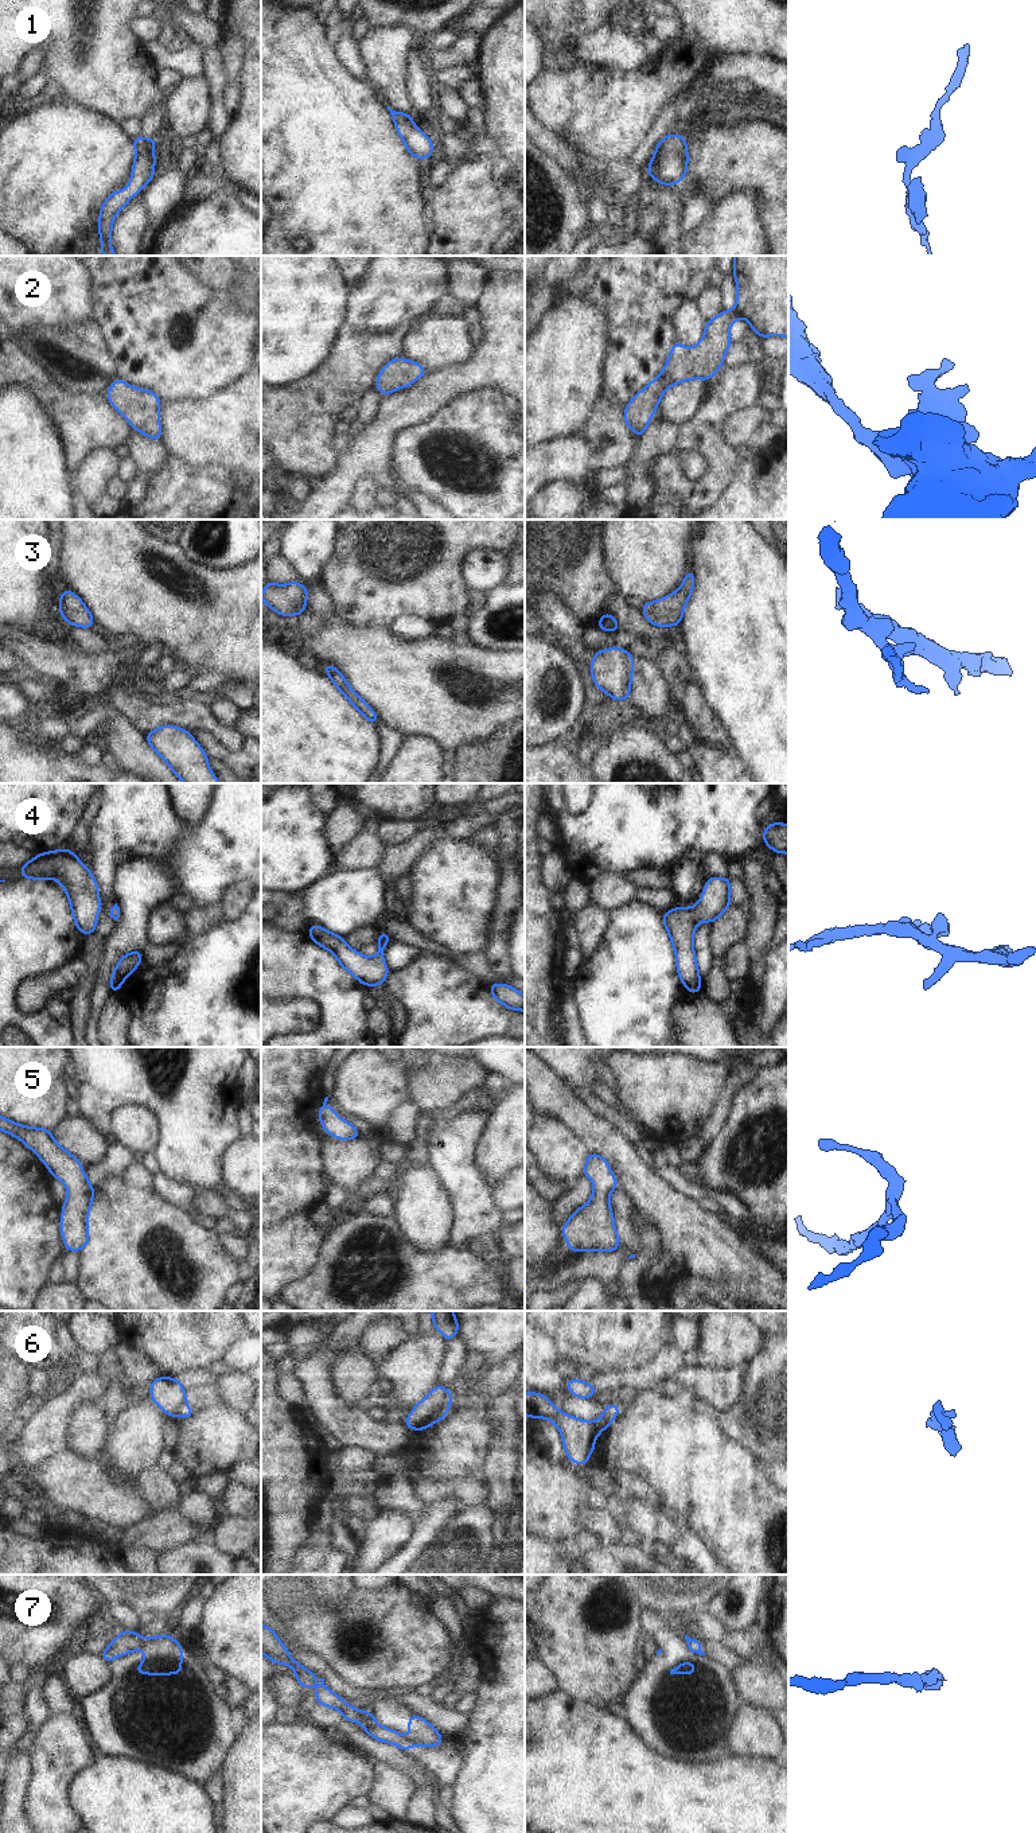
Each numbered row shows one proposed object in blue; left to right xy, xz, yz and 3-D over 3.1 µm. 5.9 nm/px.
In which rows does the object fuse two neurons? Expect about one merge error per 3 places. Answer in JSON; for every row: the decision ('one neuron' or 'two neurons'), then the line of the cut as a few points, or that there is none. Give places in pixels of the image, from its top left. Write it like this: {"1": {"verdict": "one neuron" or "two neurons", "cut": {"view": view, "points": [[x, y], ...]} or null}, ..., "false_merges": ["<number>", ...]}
{"1": {"verdict": "one neuron", "cut": null}, "2": {"verdict": "one neuron", "cut": null}, "3": {"verdict": "one neuron", "cut": null}, "4": {"verdict": "one neuron", "cut": null}, "5": {"verdict": "one neuron", "cut": null}, "6": {"verdict": "two neurons", "cut": {"view": "xy", "points": [[186, 1404], [186, 1408], [179, 1415]]}}, "7": {"verdict": "two neurons", "cut": {"view": "xy", "points": [[143, 1641], [135, 1649]]}}, "false_merges": ["6", "7"]}

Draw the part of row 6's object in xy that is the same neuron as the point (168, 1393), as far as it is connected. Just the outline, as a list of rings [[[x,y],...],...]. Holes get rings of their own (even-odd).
[[[159,1377],[148,1383],[152,1393],[151,1401],[157,1404],[168,1417],[182,1414],[186,1409],[186,1390],[176,1378]]]

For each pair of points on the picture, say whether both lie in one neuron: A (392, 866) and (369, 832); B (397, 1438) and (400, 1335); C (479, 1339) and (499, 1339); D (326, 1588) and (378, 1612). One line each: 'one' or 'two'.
A: two
B: two
C: one
D: two

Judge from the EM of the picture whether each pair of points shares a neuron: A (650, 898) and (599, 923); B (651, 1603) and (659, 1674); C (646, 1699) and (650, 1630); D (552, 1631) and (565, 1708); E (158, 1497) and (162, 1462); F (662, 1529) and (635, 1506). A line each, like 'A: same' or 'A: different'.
A: different
B: different
C: same
D: different
E: different
F: same

